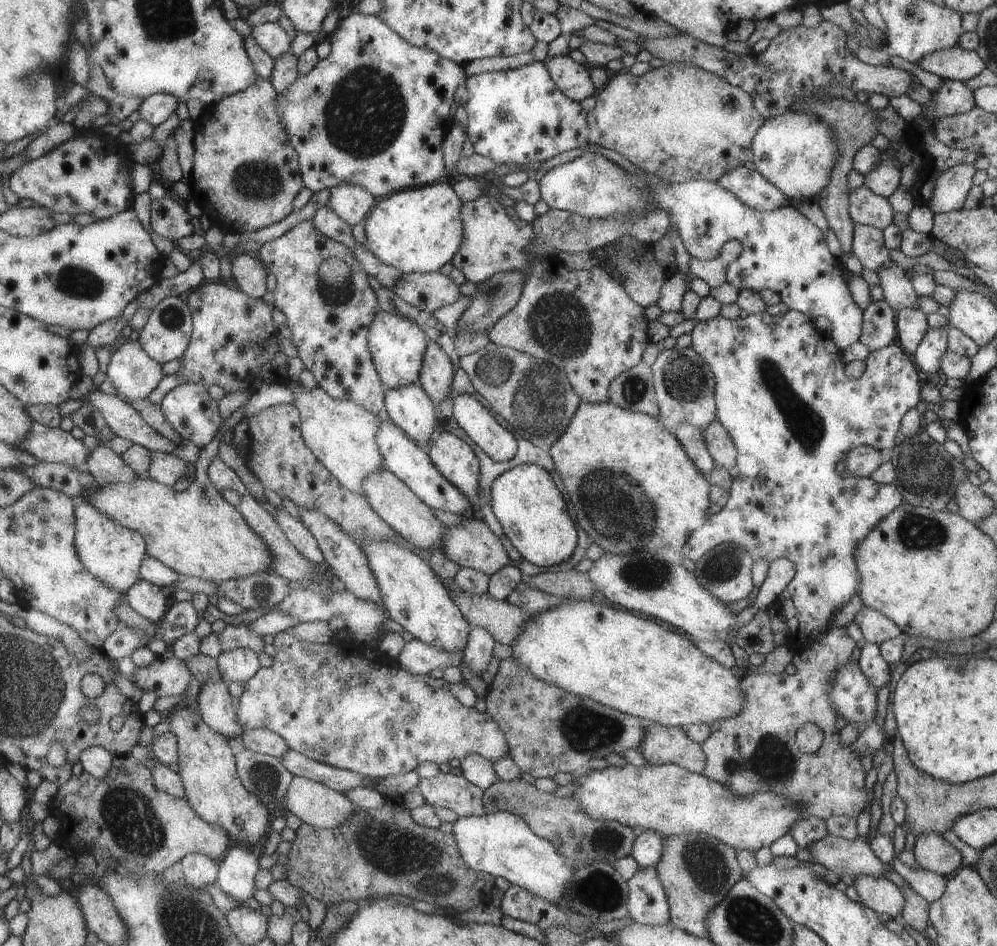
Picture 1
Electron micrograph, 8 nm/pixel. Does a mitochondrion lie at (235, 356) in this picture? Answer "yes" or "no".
no

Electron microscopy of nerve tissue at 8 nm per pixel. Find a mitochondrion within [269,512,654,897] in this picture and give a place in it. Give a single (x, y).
(380, 841)

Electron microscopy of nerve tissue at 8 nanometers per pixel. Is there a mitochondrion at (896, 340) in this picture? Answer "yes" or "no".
no

